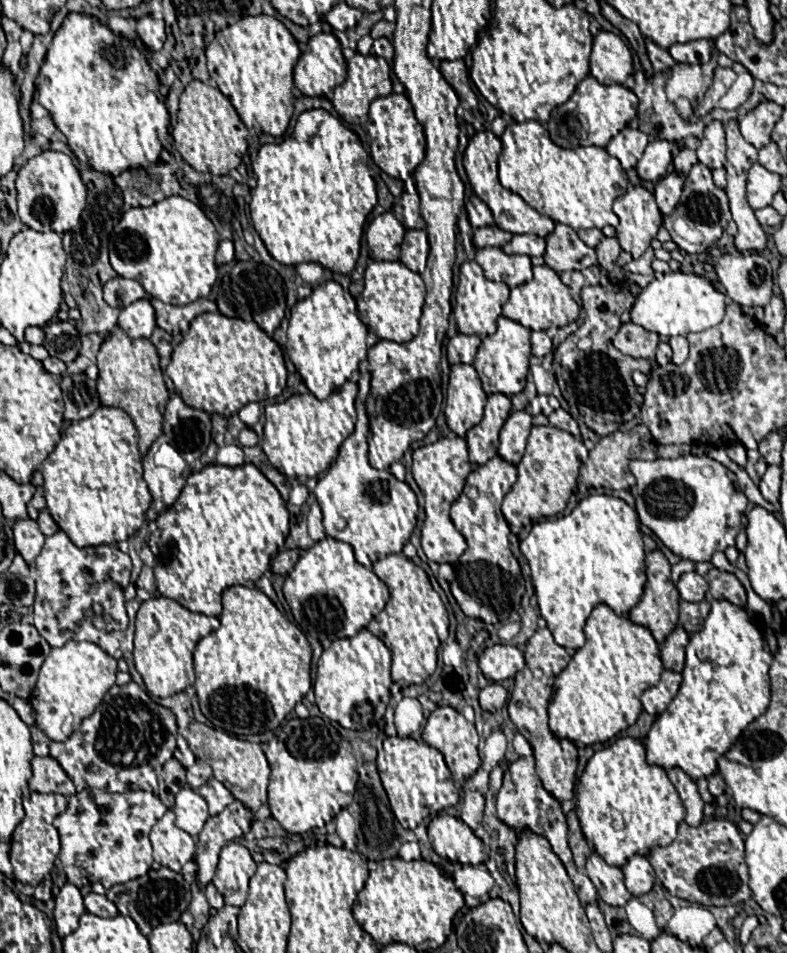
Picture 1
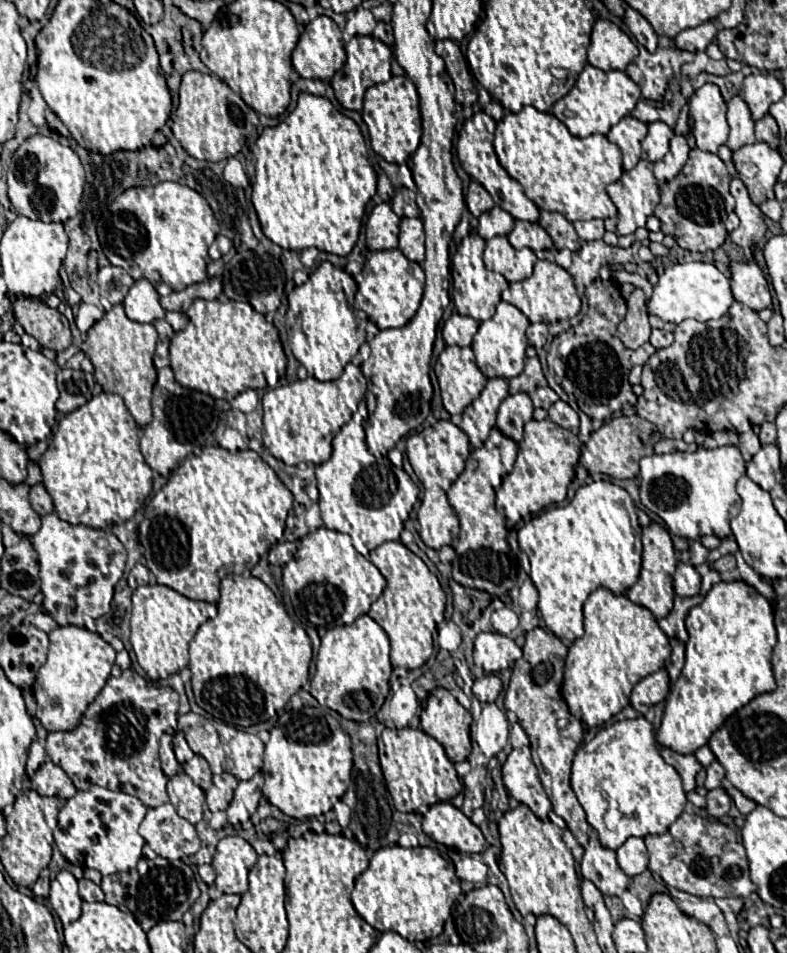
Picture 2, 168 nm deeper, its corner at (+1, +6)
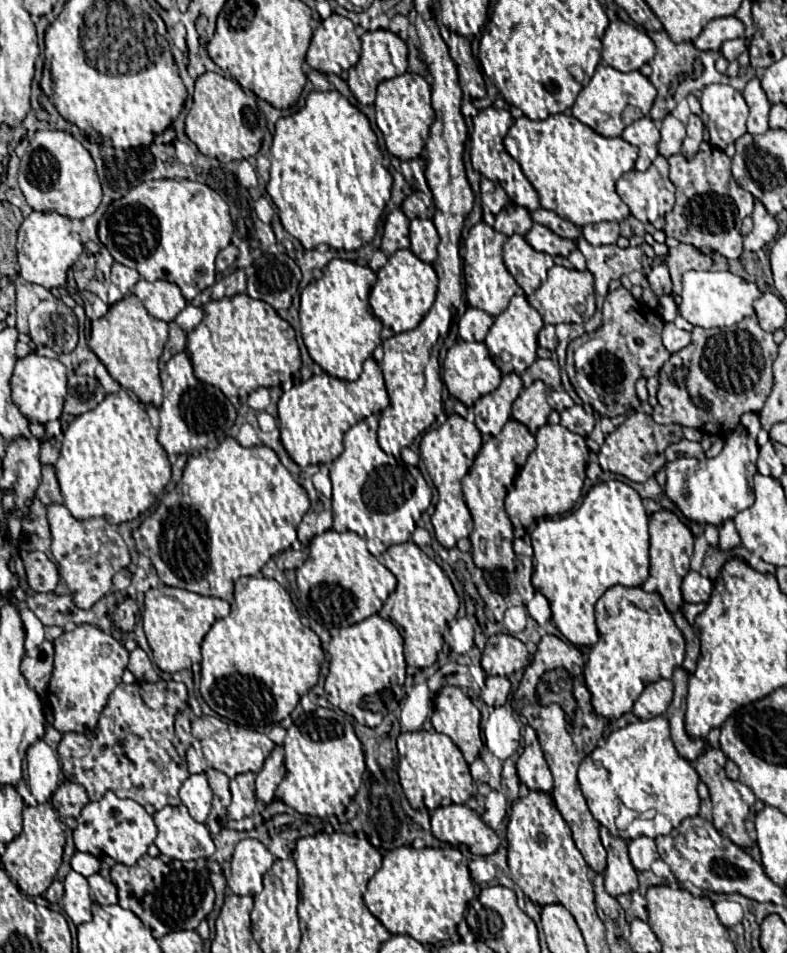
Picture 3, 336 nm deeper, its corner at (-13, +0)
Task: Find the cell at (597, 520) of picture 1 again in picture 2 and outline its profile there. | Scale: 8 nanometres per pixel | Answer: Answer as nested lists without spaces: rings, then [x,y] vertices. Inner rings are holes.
[[[593,481],[591,485],[579,487],[573,501],[533,517],[517,535],[521,551],[525,551],[531,561],[529,577],[539,591],[539,613],[547,627],[565,641],[575,641],[583,635],[583,603],[591,591],[607,587],[621,595],[637,581],[641,571],[641,527],[635,505],[629,493],[611,481]]]

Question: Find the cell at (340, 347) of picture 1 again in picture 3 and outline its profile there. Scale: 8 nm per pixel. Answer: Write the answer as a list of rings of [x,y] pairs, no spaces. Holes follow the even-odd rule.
[[[333,259],[319,281],[300,293],[299,317],[305,347],[311,359],[331,377],[355,381],[361,375],[363,361],[381,345],[381,321],[369,311],[369,289],[375,273],[351,261]]]

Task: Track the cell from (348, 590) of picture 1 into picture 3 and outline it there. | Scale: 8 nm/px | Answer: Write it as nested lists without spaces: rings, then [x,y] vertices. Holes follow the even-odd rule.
[[[329,529],[311,541],[309,559],[297,569],[297,585],[299,601],[305,605],[309,617],[331,629],[355,625],[379,613],[385,599],[395,591],[397,579],[367,551],[367,545],[359,535]]]

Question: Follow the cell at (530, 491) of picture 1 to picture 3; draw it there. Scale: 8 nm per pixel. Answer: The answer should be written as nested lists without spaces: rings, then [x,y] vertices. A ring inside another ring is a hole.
[[[547,423],[545,427],[541,427],[537,431],[535,439],[537,439],[537,447],[529,455],[527,463],[521,467],[521,471],[513,483],[513,489],[509,491],[509,495],[505,499],[507,515],[514,528],[519,528],[519,523],[521,523],[521,527],[527,529],[539,517],[555,517],[555,515],[563,515],[563,513],[571,511],[575,507],[577,499],[581,497],[581,489],[583,489],[583,481],[585,481],[585,465],[589,459],[589,447],[585,445],[585,439],[581,435],[571,433],[563,425]]]

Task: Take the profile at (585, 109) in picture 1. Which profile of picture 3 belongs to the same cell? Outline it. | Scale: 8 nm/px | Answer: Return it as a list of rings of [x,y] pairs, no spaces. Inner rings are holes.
[[[599,65],[591,81],[583,87],[579,97],[575,99],[575,105],[571,107],[571,115],[581,123],[585,123],[587,127],[591,127],[601,137],[621,137],[627,125],[631,125],[635,119],[649,115],[655,95],[657,95],[655,87],[639,71],[621,73],[609,65]]]

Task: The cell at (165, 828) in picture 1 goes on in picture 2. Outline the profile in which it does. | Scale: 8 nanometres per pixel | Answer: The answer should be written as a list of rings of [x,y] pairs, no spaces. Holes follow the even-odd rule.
[[[163,803],[147,811],[139,827],[147,845],[167,861],[183,859],[199,851],[199,837],[195,827],[177,815],[171,803]]]

